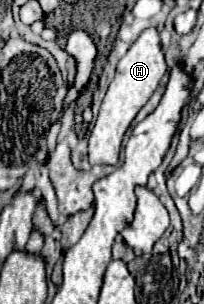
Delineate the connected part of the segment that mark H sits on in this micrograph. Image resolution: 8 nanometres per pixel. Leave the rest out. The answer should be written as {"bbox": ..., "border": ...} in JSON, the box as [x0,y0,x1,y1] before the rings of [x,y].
{"bbox":[88,29,166,165],"border":[[[146,29],[136,39],[136,43],[128,49],[128,53],[118,61],[116,77],[108,87],[108,93],[98,111],[98,119],[90,133],[90,145],[88,145],[90,165],[116,165],[118,163],[122,139],[124,139],[132,119],[148,103],[150,95],[156,91],[160,79],[164,77],[166,63],[164,63],[164,53],[160,47],[158,33],[156,29]]]}

